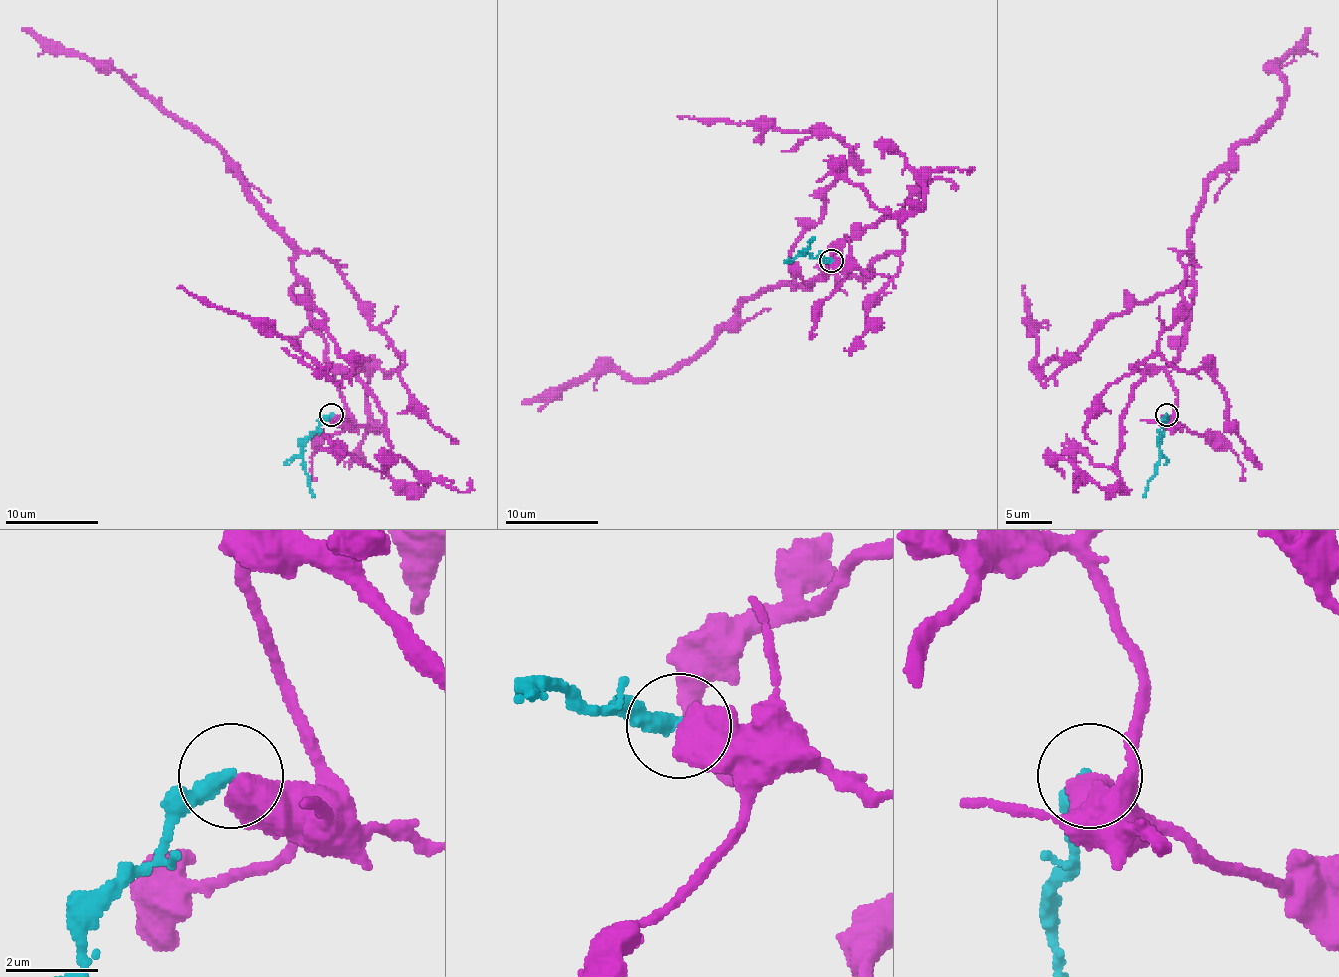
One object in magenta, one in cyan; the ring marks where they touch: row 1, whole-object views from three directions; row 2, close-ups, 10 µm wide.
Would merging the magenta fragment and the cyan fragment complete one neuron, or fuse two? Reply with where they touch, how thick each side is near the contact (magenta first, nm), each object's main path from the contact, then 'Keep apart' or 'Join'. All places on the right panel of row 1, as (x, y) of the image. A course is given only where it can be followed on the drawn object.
Place: (1167, 415). Thickness 650 nm (magenta) against 360 nm. Course of magenta: (1166, 415), (1178, 397), (1166, 367), (1192, 306), (1192, 218), (1205, 184), (1284, 102), (1277, 68), (1310, 28). Course of cyan: (1166, 415), (1157, 473), (1143, 497). Keep apart

